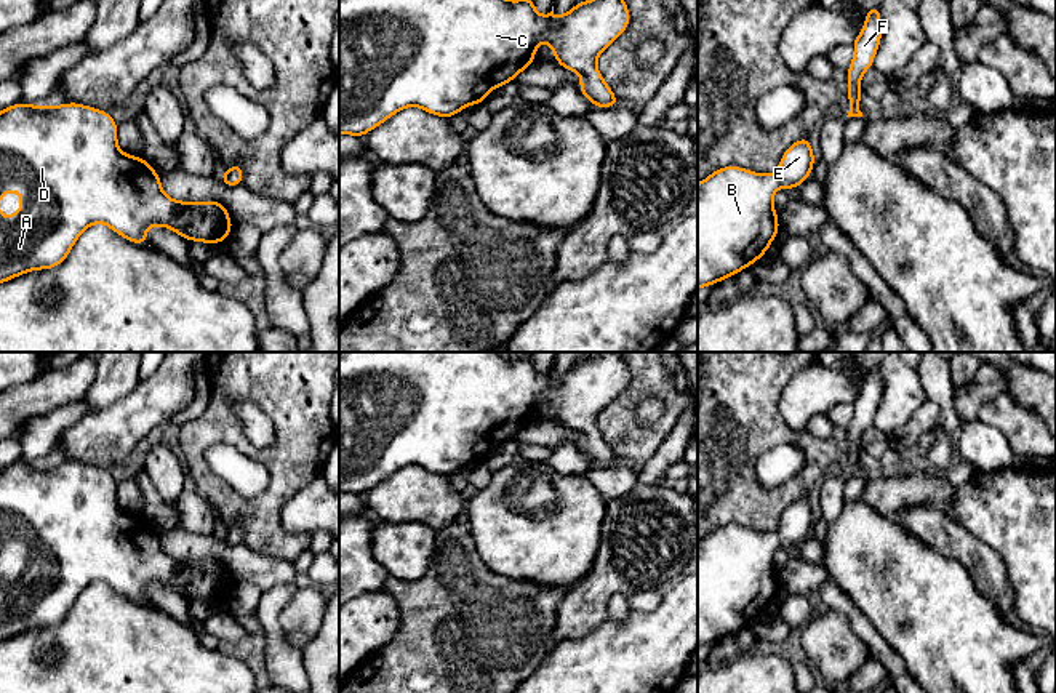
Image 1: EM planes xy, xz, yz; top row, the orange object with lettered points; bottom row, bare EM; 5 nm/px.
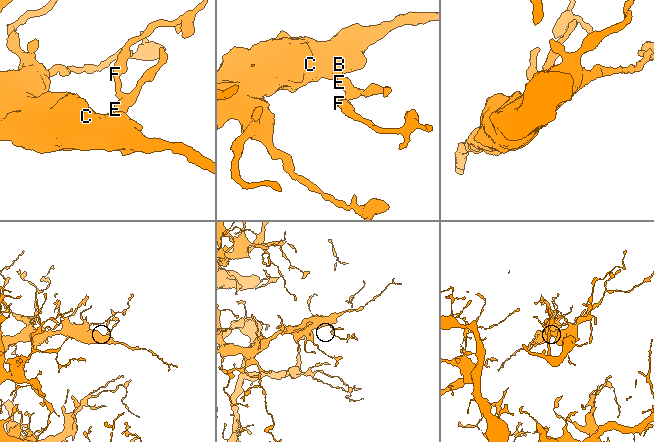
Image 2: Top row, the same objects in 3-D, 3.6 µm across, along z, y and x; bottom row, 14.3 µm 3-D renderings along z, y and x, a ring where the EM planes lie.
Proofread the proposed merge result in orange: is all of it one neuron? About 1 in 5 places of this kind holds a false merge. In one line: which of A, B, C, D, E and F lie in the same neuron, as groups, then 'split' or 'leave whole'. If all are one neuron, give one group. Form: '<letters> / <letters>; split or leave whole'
A B C D E F; leave whole

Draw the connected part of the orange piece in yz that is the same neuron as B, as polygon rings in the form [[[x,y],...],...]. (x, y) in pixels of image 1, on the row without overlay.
[[[806,495],[786,507],[774,533],[730,523],[698,543],[698,648],[738,632],[766,613],[779,587],[773,563],[774,549],[779,544],[787,549],[798,546],[811,535],[814,519]]]

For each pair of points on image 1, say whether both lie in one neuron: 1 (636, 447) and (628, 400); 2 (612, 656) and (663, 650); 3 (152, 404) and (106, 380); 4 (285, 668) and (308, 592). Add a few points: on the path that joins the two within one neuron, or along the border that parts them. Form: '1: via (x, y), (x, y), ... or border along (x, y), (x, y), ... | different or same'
1: via (628, 436), (628, 412) | same
2: via (624, 656), (645, 656), (650, 652) | same
3: border along (141, 380), (125, 396), (98, 412) | different
4: border along (293, 594), (279, 616), (279, 626), (284, 634) | different

